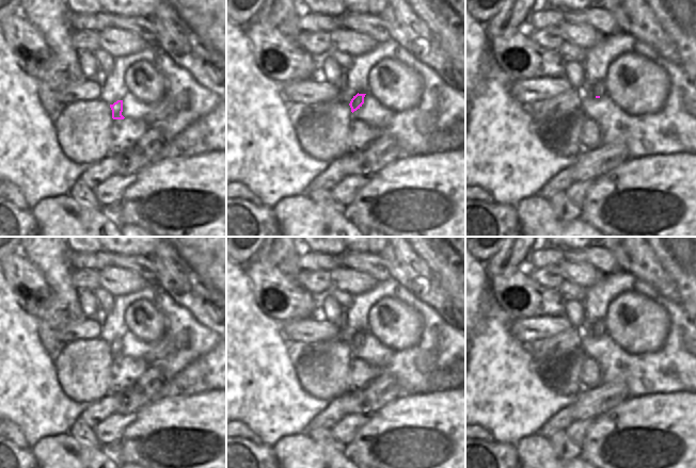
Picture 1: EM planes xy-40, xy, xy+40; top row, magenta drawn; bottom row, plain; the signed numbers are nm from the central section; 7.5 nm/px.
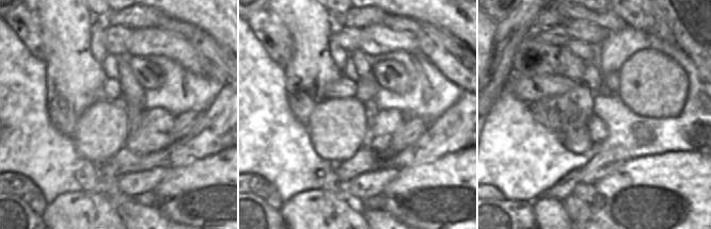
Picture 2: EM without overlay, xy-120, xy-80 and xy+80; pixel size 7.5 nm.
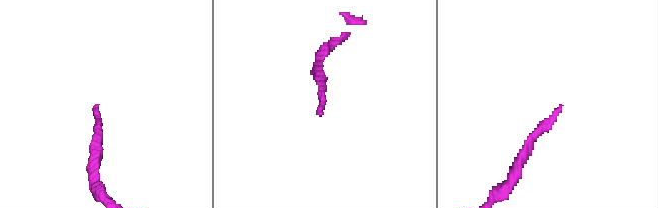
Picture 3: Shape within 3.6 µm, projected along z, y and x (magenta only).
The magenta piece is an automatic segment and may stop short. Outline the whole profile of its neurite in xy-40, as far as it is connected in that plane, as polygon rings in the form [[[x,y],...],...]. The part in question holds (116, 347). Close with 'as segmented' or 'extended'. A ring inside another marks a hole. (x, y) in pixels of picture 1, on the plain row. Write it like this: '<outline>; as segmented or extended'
[[[117,339],[113,343],[110,343],[112,349],[112,357],[113,358],[124,358],[125,356],[122,354],[123,351],[123,339]]]; as segmented

